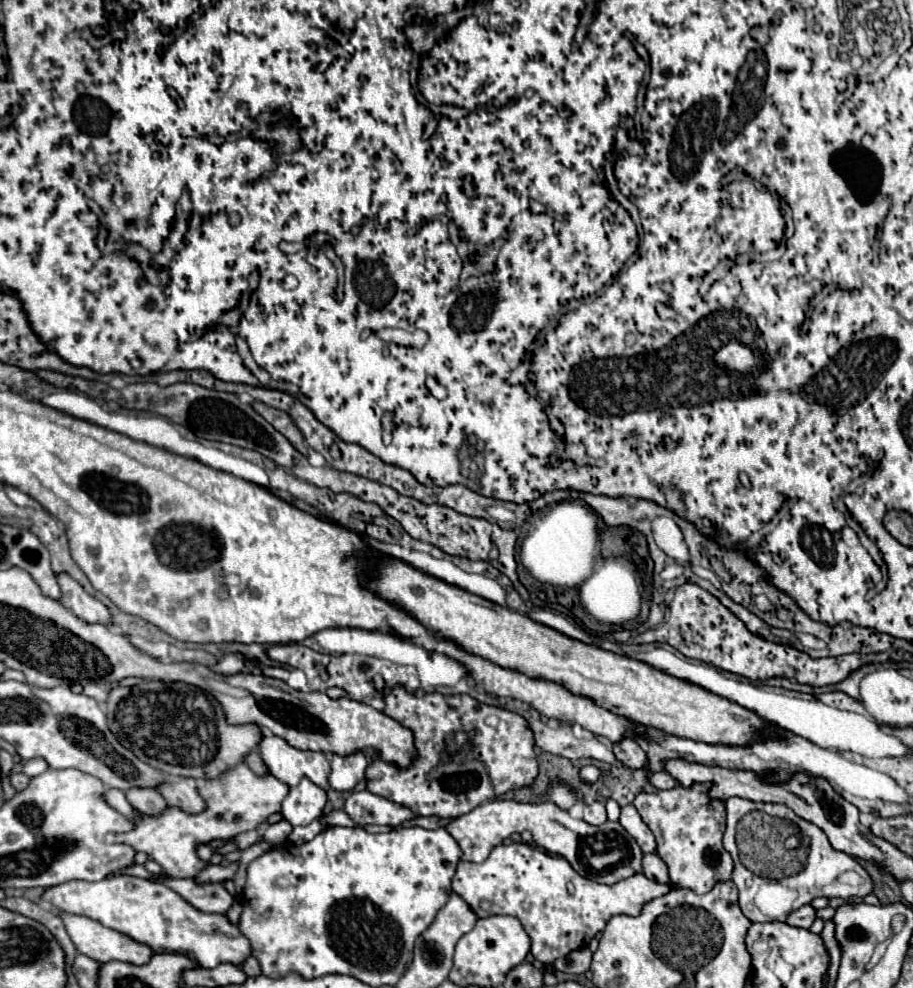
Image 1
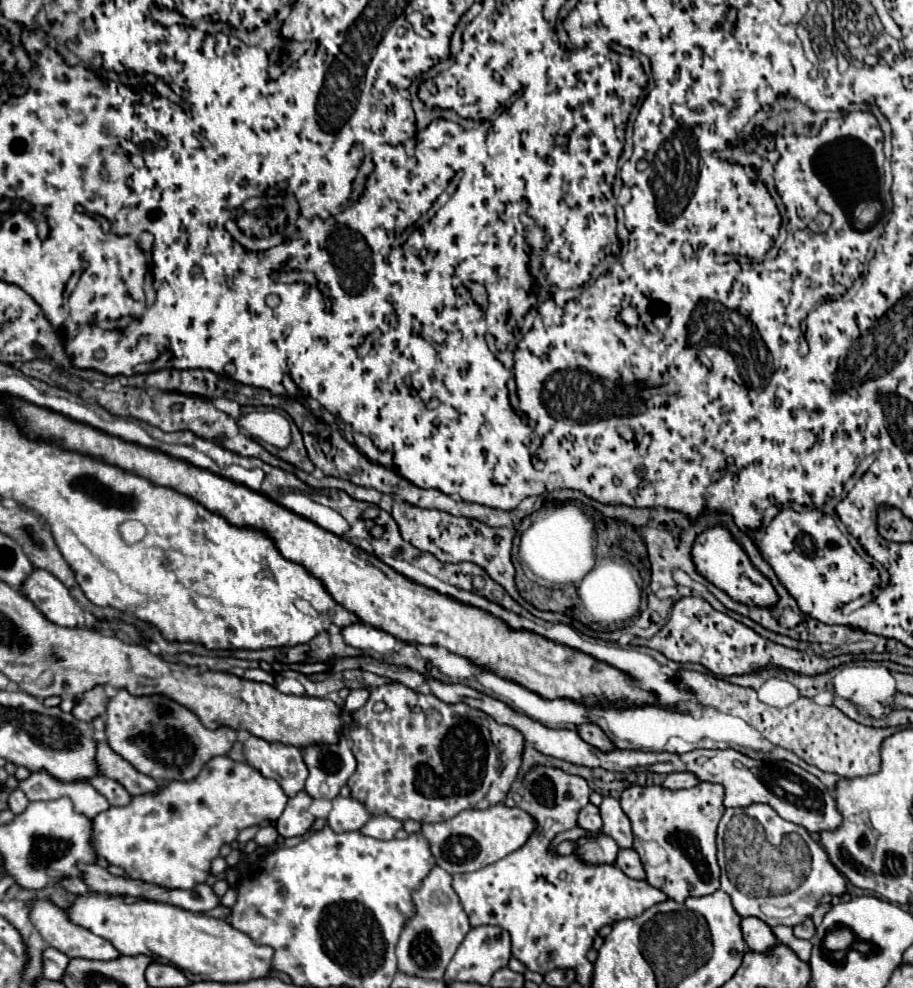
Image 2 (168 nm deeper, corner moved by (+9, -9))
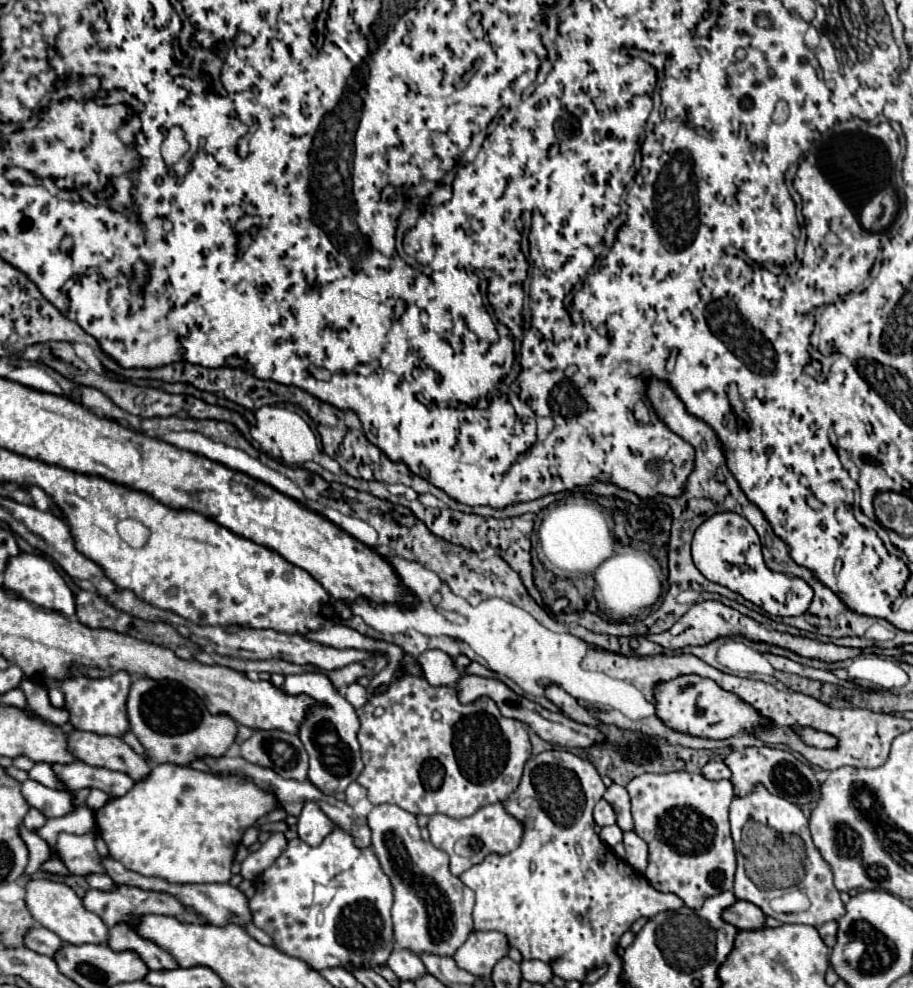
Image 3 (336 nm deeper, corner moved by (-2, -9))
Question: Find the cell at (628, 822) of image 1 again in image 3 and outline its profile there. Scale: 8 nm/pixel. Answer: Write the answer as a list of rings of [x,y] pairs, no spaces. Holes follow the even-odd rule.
[[[611,784],[603,796],[615,810],[617,814],[617,826],[627,832],[627,830],[633,830],[633,818],[631,818],[631,802],[629,802],[629,794],[623,786],[617,786],[617,784]]]

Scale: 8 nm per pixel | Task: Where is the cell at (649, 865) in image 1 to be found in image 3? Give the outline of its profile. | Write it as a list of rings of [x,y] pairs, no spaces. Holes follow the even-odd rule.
[[[625,832],[623,846],[625,846],[625,862],[643,874],[647,870],[647,844],[635,832]]]

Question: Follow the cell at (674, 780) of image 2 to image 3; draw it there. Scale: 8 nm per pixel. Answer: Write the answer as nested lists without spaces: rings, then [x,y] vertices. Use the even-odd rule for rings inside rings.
[[[707,762],[707,764],[701,768],[701,774],[703,774],[707,780],[721,780],[721,778],[729,778],[729,776],[731,776],[729,768],[727,768],[723,762]]]

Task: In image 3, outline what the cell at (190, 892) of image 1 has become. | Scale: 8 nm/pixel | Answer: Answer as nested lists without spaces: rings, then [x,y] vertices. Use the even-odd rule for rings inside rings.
[[[65,832],[59,834],[55,852],[61,858],[61,862],[69,868],[71,874],[77,874],[83,878],[89,874],[105,874],[91,834],[83,834],[83,836],[65,834]]]

